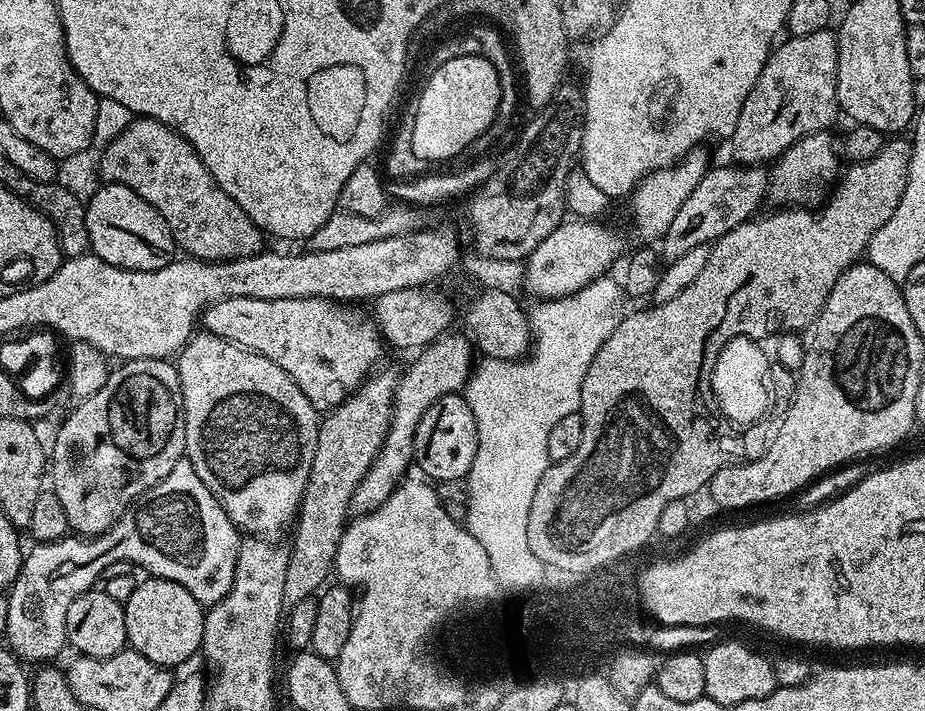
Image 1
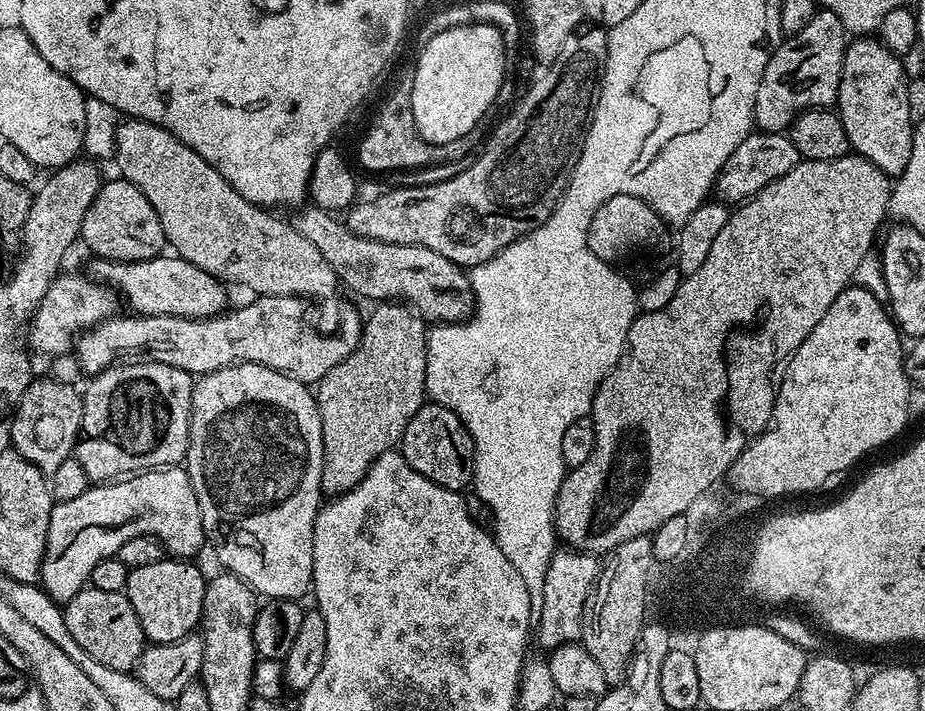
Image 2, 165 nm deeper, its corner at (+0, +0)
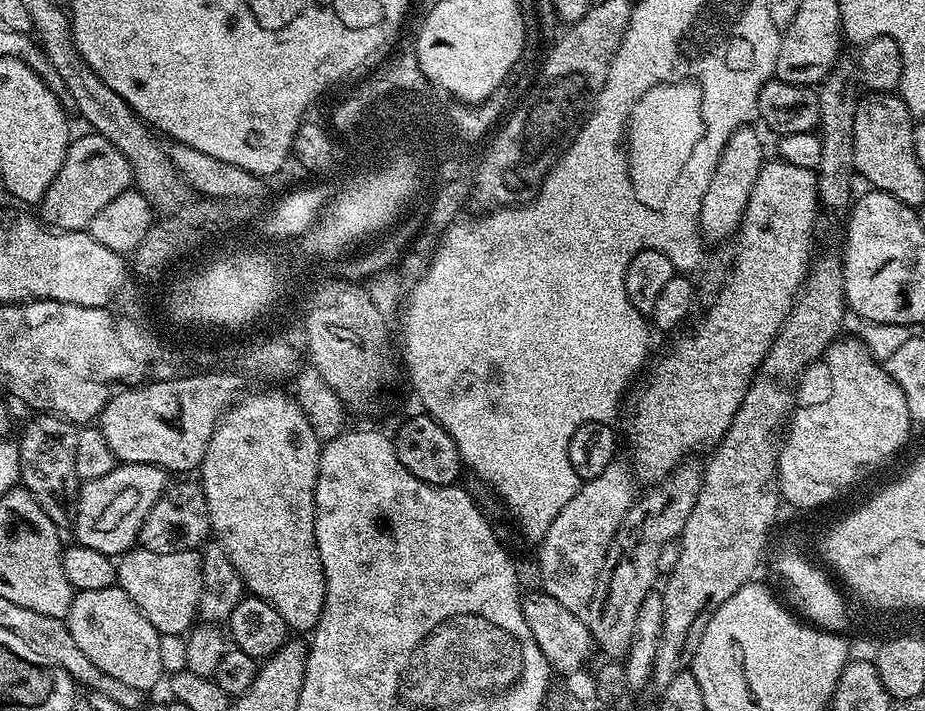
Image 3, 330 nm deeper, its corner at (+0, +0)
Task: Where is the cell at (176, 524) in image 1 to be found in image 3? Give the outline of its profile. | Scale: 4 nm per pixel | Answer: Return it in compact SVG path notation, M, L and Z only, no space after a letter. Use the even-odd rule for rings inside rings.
M123 462L117 463L116 468L103 478L83 481L76 504L75 543L113 558L127 553L137 543L146 514L150 514L154 502L158 502L169 484L169 473L163 468Z

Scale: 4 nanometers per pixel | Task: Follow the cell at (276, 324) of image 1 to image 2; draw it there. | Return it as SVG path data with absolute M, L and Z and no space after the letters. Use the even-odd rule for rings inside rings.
M161 254L150 258L149 260L143 260L142 262L126 262L122 263L121 260L101 260L99 258L89 259L88 269L86 269L87 275L91 279L95 280L98 284L106 284L109 288L115 290L124 300L129 304L131 311L133 313L139 314L141 316L177 316L178 318L190 318L191 320L209 320L212 316L221 315L229 307L228 296L224 291L226 291L225 285L221 281L215 280L210 274L206 274L206 270L202 270L198 266L194 266L190 262L186 262L180 256L175 254Z

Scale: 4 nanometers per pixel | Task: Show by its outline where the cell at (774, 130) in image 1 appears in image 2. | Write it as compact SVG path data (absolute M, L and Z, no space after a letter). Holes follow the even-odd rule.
M817 10L814 18L810 18L810 22L806 22L798 34L781 39L769 55L766 70L758 82L758 94L754 98L754 124L759 131L784 132L790 129L796 117L804 111L810 108L831 109L835 105L844 65L844 36L846 37L844 23L835 10Z

